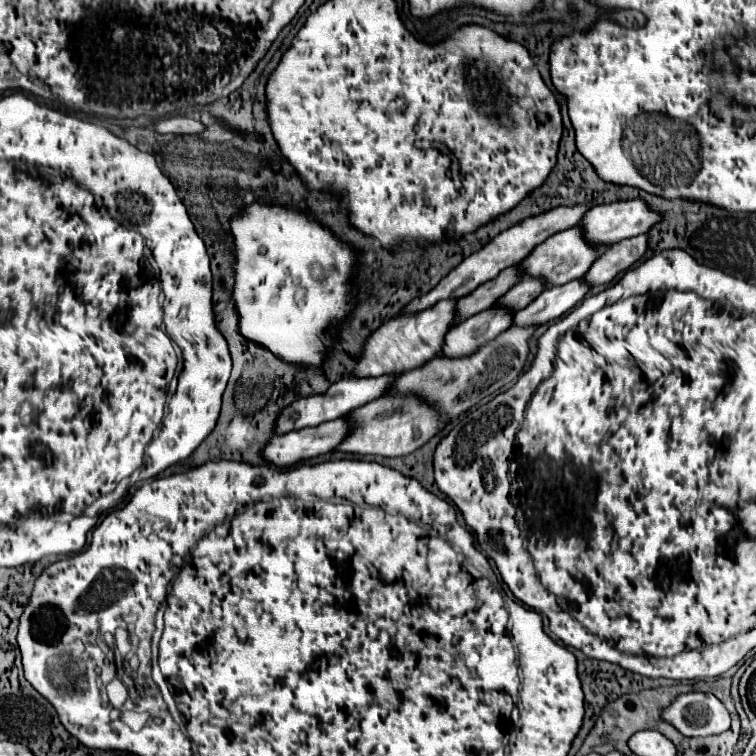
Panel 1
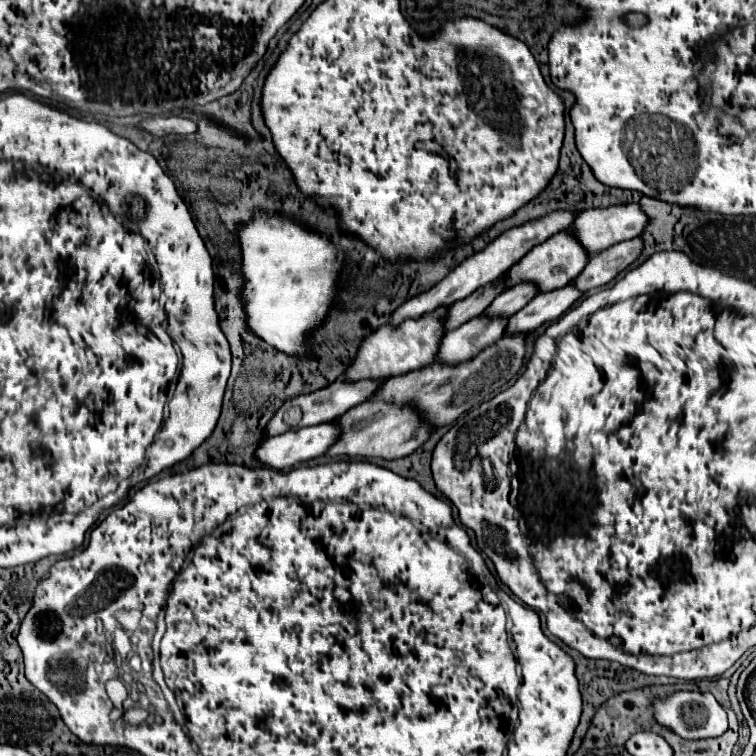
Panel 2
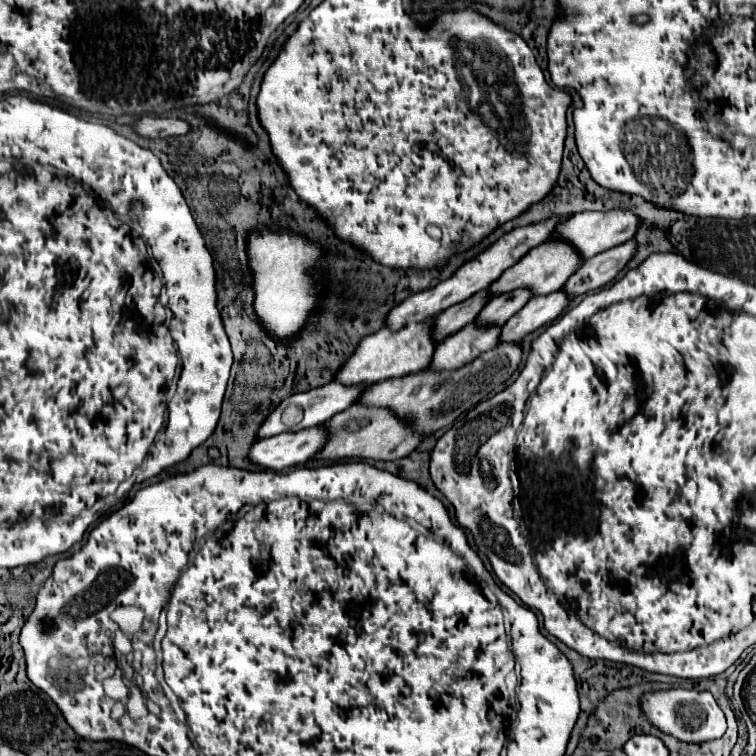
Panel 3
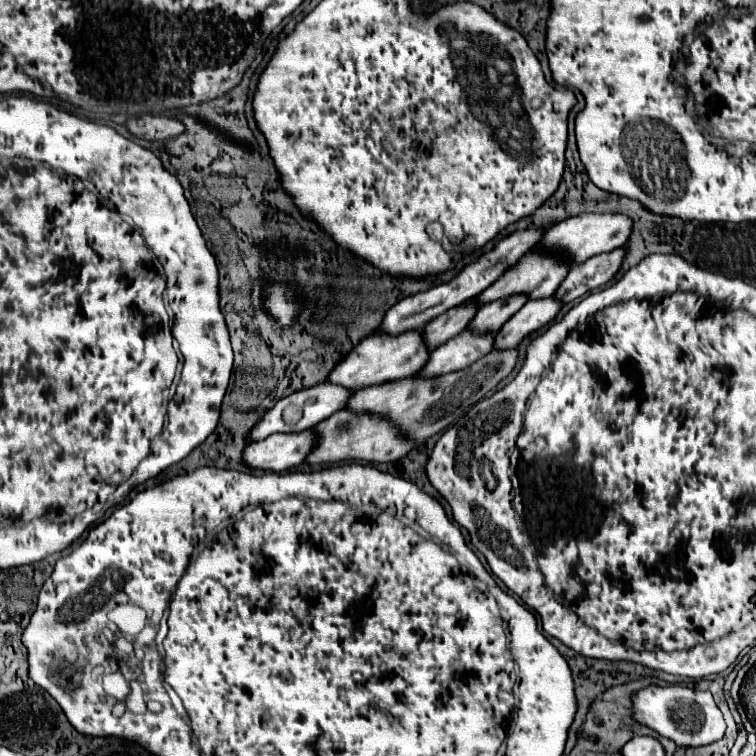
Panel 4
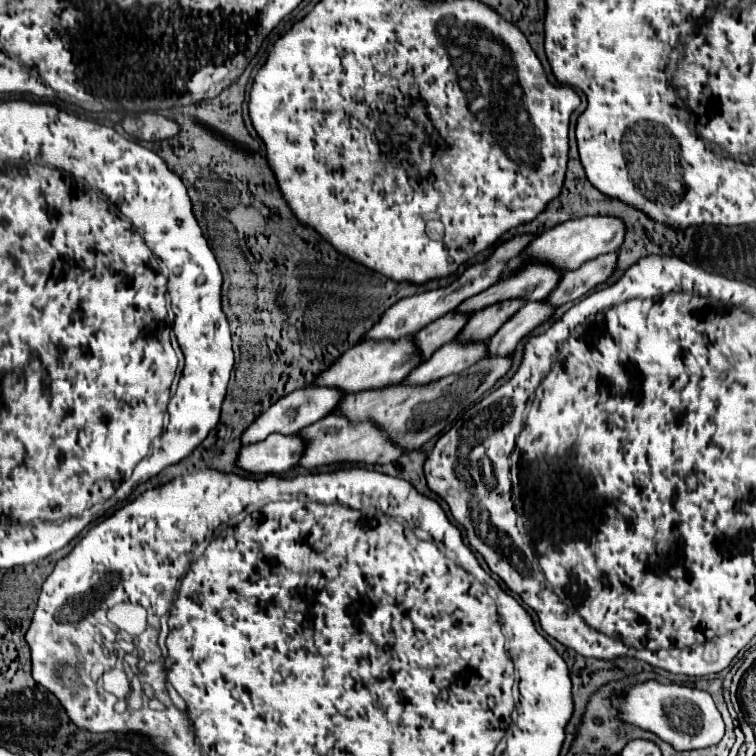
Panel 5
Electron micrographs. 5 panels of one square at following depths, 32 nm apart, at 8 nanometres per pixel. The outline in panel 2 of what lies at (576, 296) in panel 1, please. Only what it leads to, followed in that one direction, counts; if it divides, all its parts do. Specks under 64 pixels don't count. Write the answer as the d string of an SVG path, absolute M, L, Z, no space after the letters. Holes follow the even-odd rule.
M572 282L552 292L540 292L536 298L530 300L530 304L510 316L506 332L532 332L546 322L554 322L564 312L568 312L582 296L584 292L580 292L578 286Z

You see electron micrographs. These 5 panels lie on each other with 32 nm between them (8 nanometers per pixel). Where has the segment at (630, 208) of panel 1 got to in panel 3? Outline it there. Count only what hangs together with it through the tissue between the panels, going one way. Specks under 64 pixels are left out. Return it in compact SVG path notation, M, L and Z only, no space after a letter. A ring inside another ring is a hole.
M614 208L608 212L580 212L580 214L574 214L568 222L560 224L560 228L556 228L556 232L552 236L570 240L578 248L578 252L582 252L582 256L590 258L612 246L632 240L636 236L640 224L642 224L642 220L638 214L634 214L634 210L616 210Z

